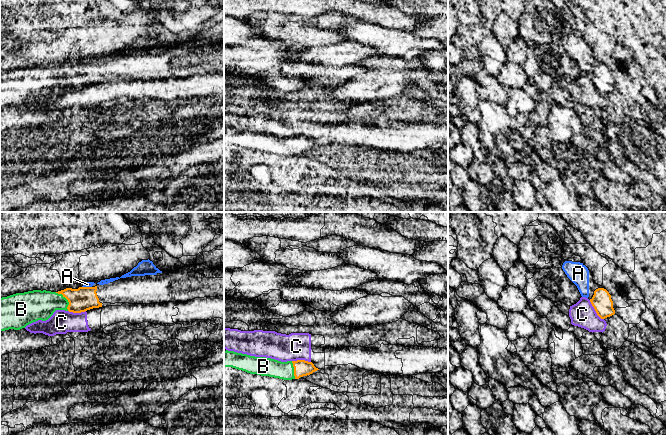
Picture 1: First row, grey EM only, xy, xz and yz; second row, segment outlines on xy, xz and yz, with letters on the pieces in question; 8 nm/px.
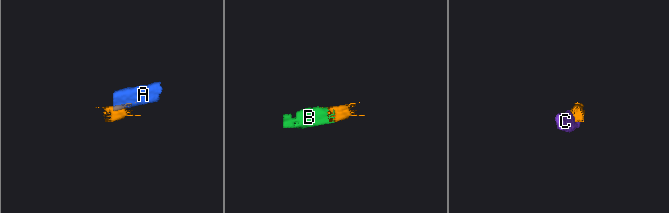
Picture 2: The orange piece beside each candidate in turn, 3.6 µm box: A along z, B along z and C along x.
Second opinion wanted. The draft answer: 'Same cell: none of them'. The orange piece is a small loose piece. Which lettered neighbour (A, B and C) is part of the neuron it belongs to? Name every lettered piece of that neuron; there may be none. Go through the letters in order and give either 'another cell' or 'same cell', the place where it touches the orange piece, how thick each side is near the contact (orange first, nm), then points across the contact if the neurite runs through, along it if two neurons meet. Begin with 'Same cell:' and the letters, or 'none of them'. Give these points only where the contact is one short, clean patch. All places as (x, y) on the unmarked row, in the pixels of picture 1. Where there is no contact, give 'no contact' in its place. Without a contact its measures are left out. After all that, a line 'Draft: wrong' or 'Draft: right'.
Same cell: B
A: another cell | xy (87, 63) | 190/50 nm | along xy (82, 62), (91, 63)
B: same cell | xy (66, 74) | 190/240 nm | across xy (82, 75), (66, 74), (36, 81)
C: another cell | yz (595, 86) | 160/200 nm | along yz (589, 76), (595, 88), (603, 95)
Draft: wrong

